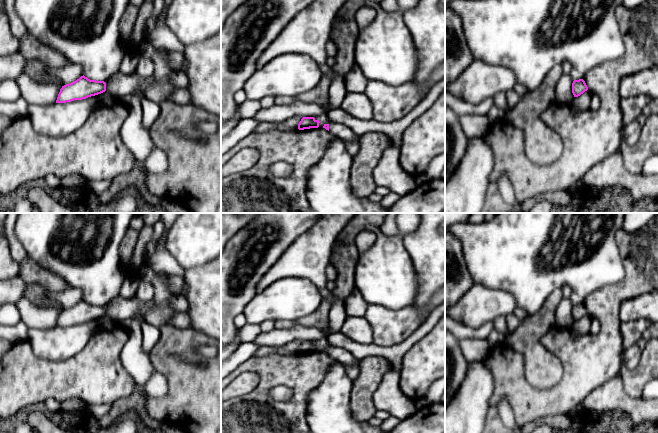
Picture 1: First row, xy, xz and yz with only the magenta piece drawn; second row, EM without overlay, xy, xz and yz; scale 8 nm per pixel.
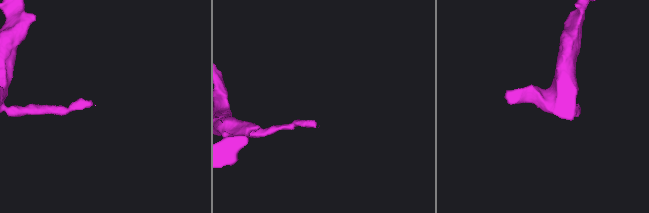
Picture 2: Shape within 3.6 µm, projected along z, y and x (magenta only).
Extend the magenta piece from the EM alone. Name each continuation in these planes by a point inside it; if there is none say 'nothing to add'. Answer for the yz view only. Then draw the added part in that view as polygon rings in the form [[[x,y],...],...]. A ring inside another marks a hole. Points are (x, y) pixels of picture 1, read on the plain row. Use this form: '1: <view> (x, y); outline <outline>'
nothing to add

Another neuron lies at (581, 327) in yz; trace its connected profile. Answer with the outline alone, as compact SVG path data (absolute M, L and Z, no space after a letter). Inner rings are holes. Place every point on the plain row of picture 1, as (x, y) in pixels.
M587 314L578 321L575 321L570 328L570 333L574 338L579 338L590 333L590 326L593 316Z

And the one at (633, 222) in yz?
M624 213L622 229L628 233L634 233L646 226L657 215L658 213Z

